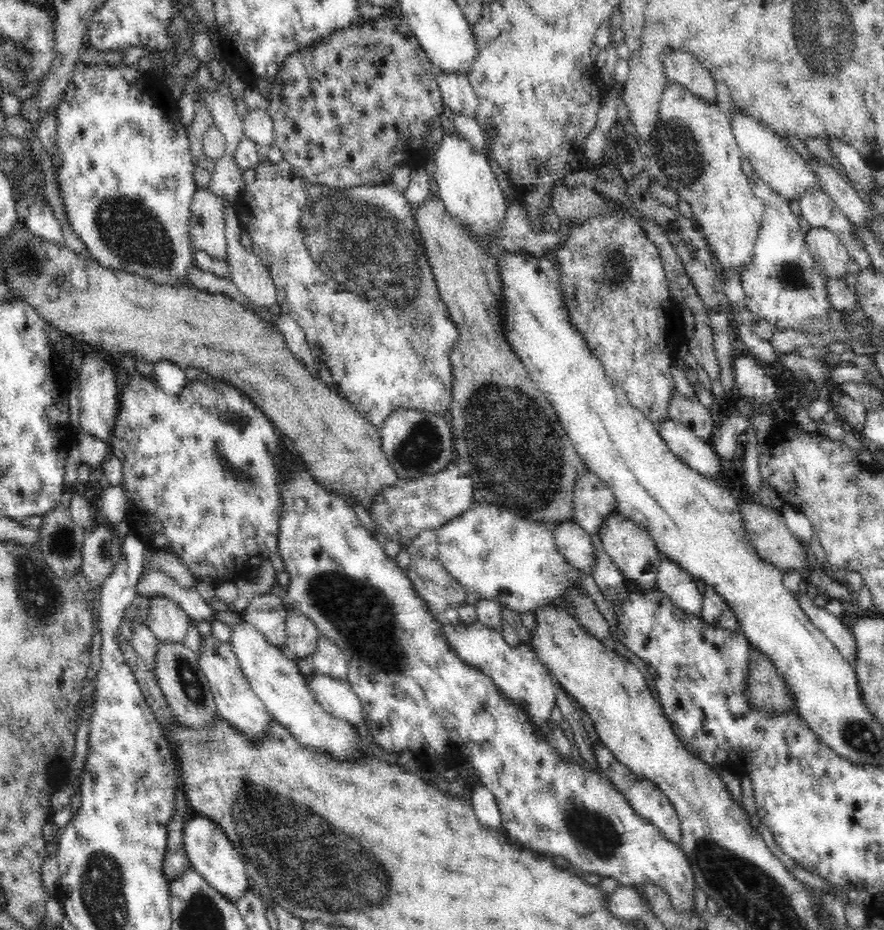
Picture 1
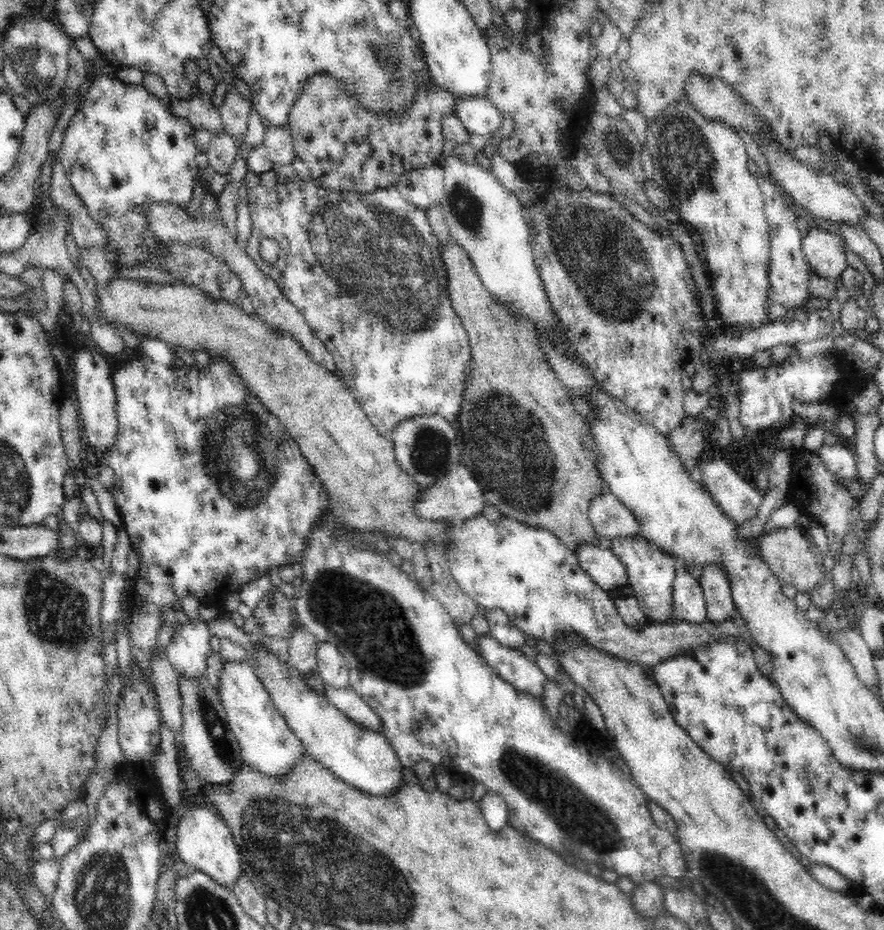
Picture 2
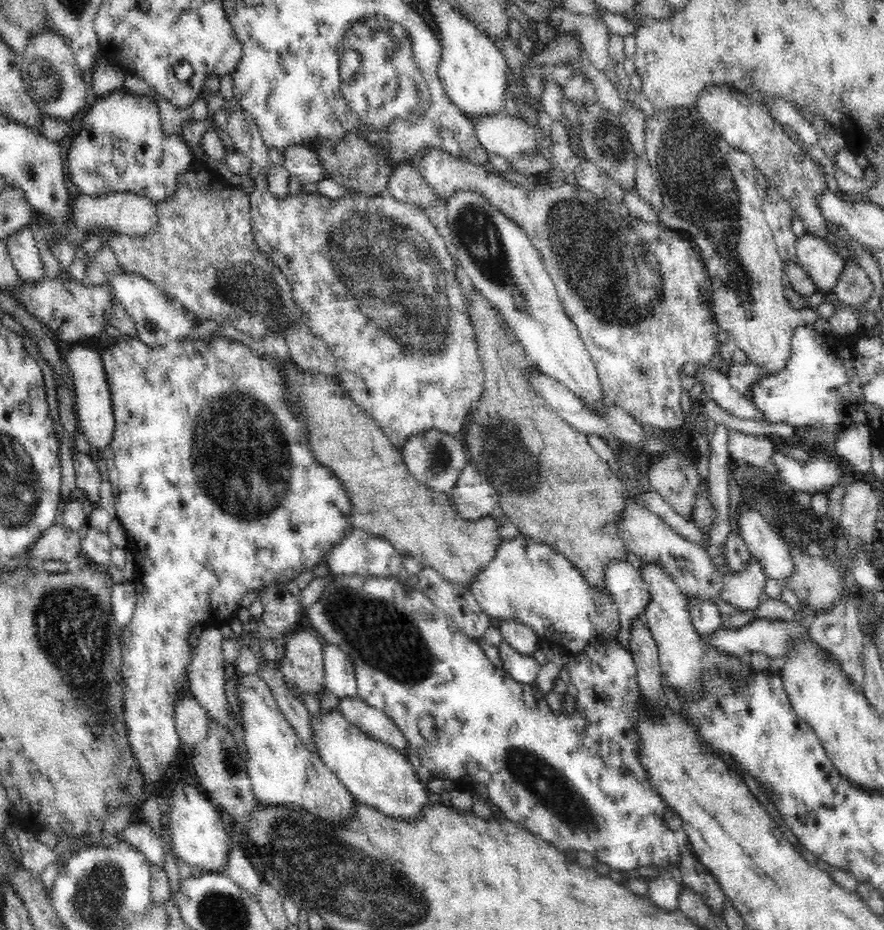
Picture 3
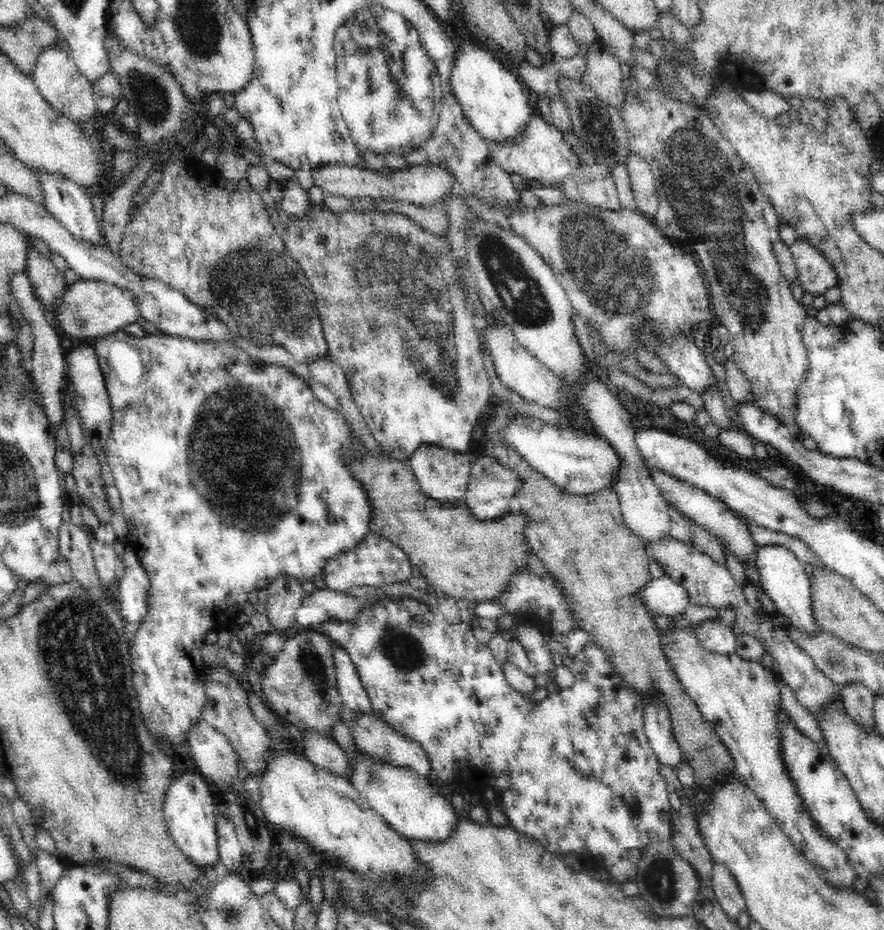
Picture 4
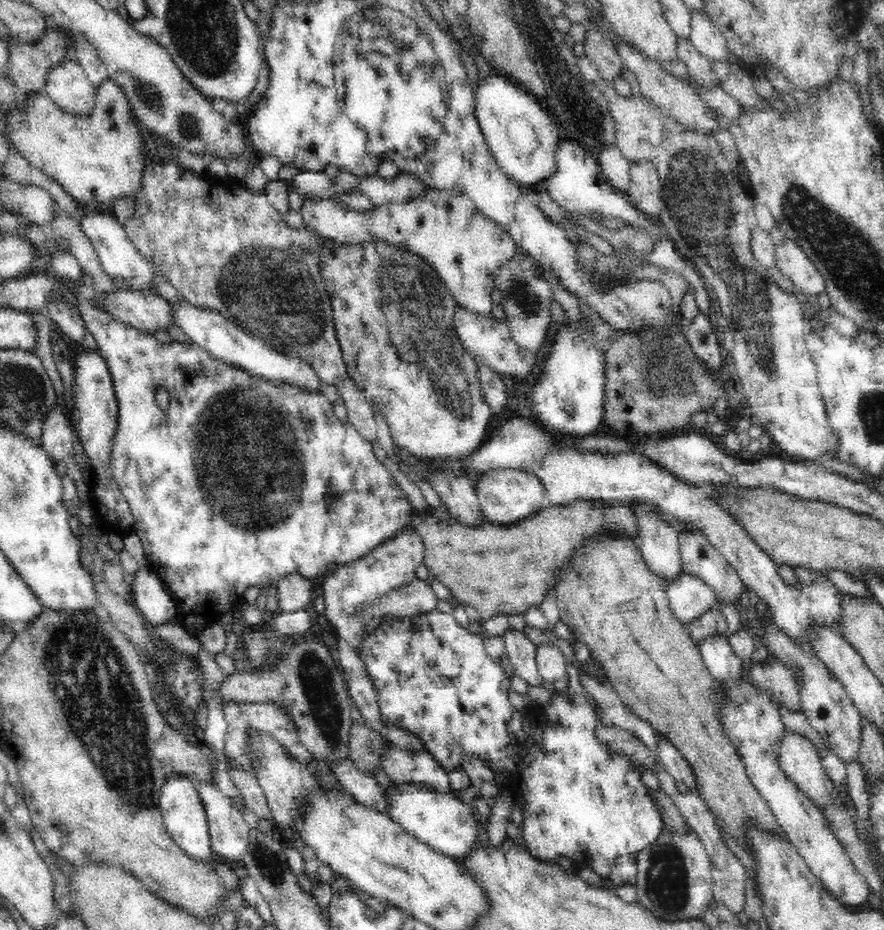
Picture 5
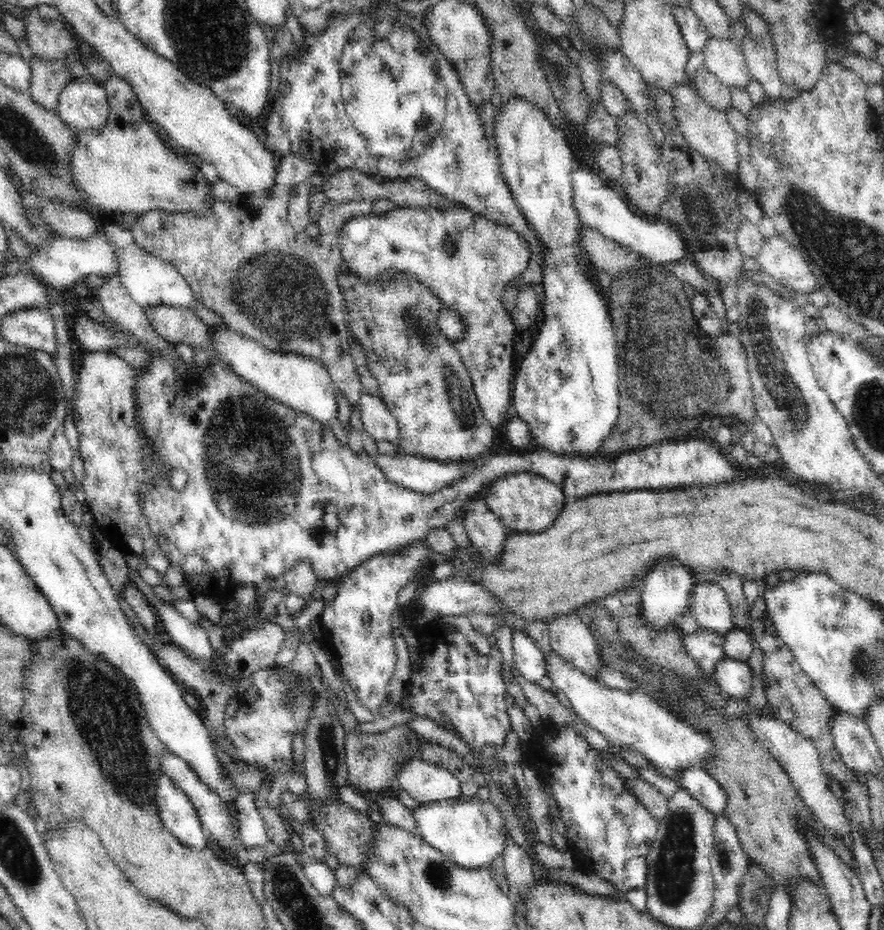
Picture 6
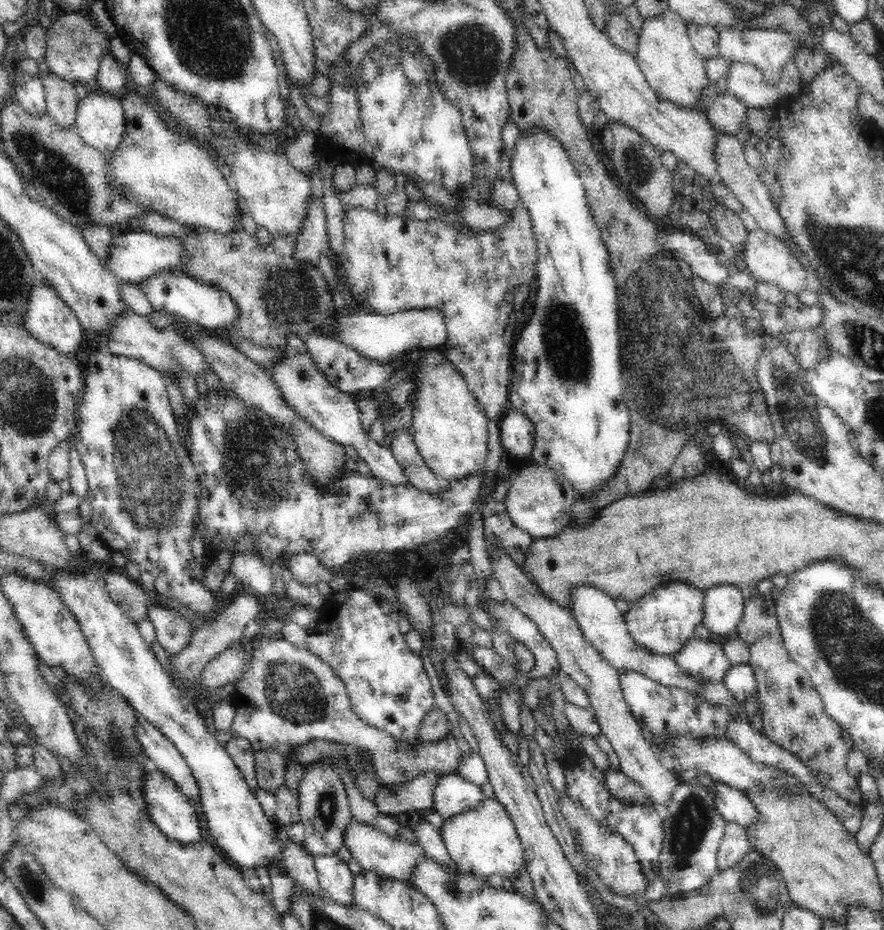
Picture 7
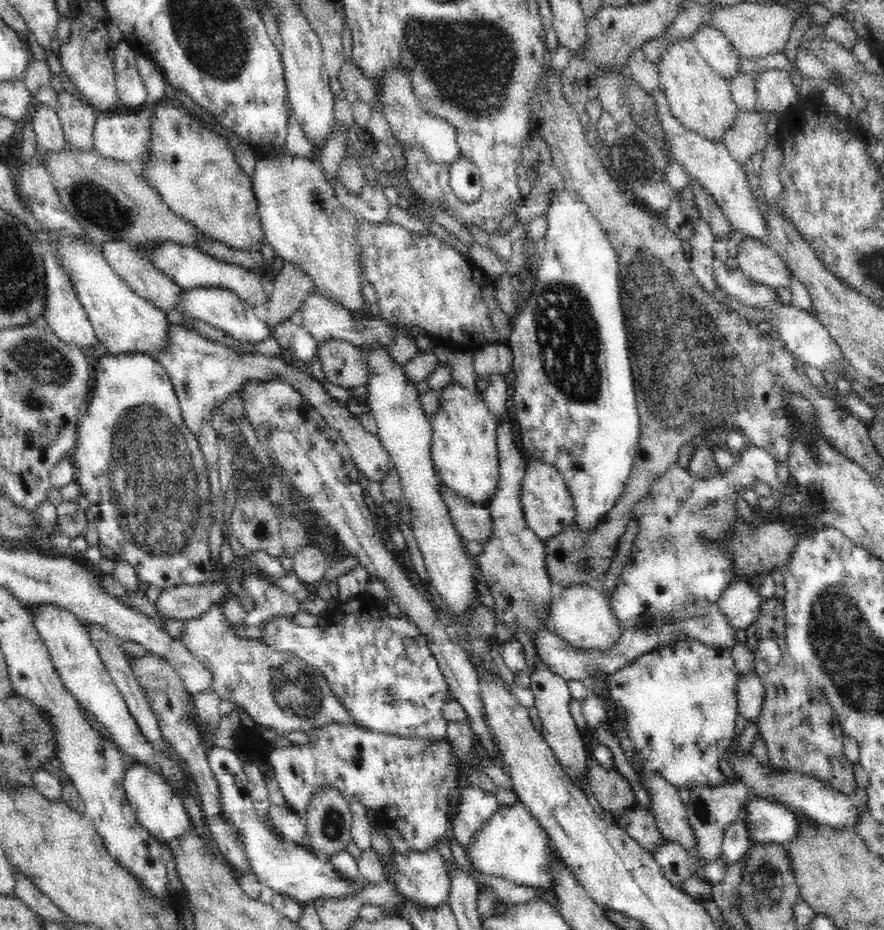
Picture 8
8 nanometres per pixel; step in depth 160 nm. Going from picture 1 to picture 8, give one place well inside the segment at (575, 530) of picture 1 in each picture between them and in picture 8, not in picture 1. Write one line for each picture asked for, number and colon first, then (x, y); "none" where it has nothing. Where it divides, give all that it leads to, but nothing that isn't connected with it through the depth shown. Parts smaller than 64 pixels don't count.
2: (603, 565)
3: (630, 592)
4: (666, 597)
5: (689, 597)
6: (709, 604)
7: (724, 607)
8: (741, 602)

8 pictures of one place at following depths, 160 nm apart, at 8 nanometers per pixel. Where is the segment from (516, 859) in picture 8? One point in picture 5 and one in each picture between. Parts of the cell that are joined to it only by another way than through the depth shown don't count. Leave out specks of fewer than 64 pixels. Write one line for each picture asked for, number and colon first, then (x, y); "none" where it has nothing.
5: (440, 820)
6: (470, 832)
7: (483, 842)

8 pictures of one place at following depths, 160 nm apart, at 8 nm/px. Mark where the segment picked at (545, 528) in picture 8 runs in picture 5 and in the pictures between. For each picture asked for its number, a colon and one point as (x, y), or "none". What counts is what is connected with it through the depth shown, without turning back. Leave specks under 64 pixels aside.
5: (507, 497)
6: (525, 502)
7: (540, 501)

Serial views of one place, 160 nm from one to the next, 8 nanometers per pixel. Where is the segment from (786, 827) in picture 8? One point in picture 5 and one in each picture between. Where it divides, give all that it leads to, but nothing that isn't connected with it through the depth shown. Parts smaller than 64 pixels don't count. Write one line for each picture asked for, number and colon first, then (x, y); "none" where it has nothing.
5: (675, 763)
6: (704, 787)
7: (735, 806)

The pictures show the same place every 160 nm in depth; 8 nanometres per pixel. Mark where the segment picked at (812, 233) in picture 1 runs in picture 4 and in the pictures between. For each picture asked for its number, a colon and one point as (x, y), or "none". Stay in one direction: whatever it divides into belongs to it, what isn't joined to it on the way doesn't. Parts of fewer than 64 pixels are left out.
2: (824, 252)
3: (824, 265)
4: (816, 276)

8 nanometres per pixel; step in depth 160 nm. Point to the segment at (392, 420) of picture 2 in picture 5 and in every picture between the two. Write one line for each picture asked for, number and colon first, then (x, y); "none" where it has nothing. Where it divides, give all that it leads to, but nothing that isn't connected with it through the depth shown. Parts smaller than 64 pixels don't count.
3: (406, 352)
4: (392, 313)
5: (393, 315)

